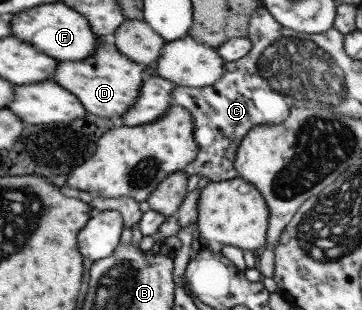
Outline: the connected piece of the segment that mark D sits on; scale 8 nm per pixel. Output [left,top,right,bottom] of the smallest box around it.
[53,35,150,119]

